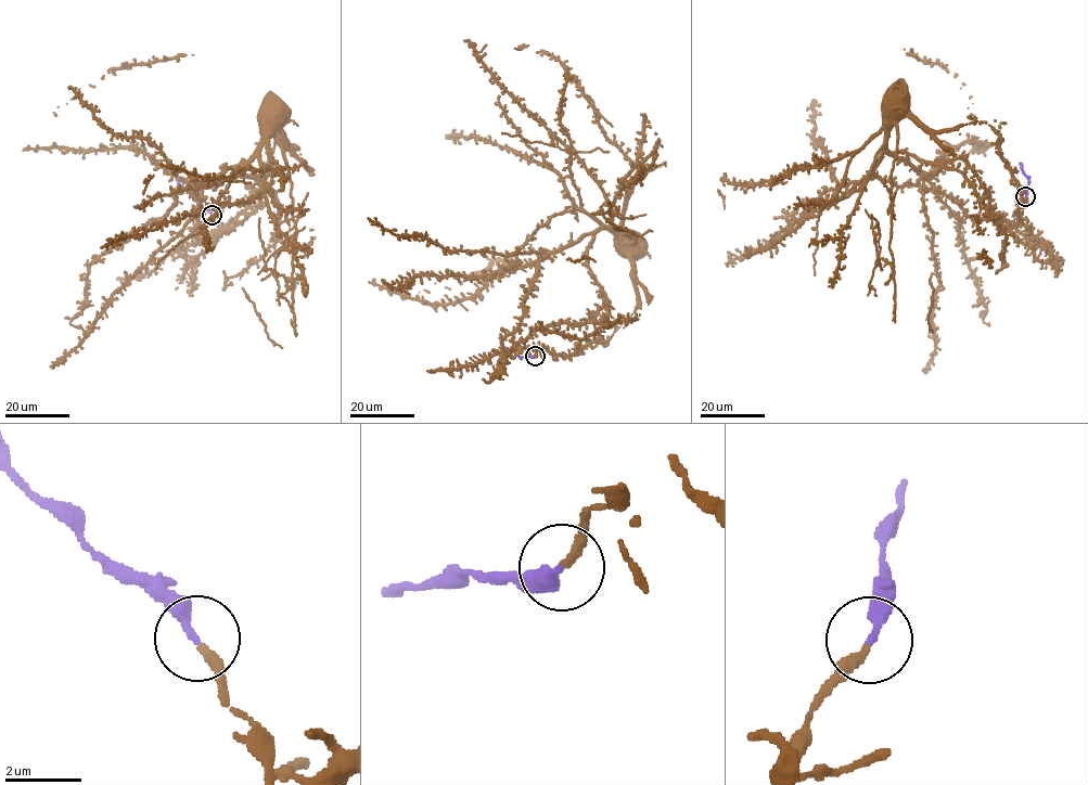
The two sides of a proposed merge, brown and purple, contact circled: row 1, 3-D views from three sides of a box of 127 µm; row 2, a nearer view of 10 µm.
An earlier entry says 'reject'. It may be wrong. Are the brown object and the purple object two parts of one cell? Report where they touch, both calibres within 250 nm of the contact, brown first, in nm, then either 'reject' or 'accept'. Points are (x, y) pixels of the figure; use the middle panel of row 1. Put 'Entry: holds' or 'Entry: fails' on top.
Entry: holds
at (535, 356); 260 nm thick on the brown side, 240 nm on the other; reject

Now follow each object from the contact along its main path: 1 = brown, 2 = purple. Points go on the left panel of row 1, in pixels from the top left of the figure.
1: (212, 216), (218, 231), (183, 248), (196, 231), (197, 193), (245, 164), (260, 142), (261, 117), (268, 115)
2: (212, 215), (176, 178)

